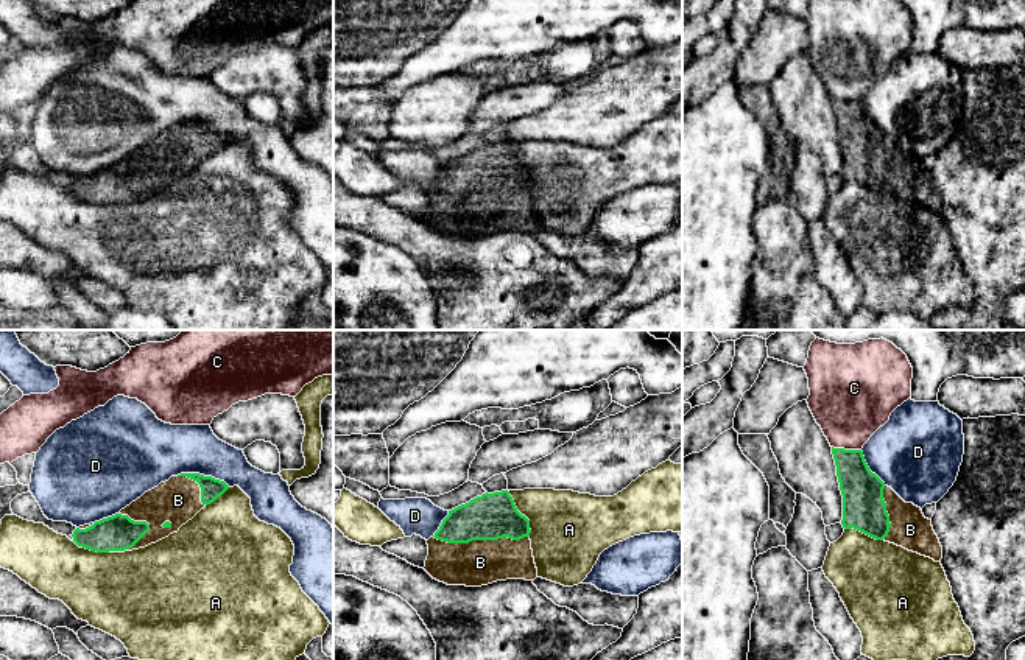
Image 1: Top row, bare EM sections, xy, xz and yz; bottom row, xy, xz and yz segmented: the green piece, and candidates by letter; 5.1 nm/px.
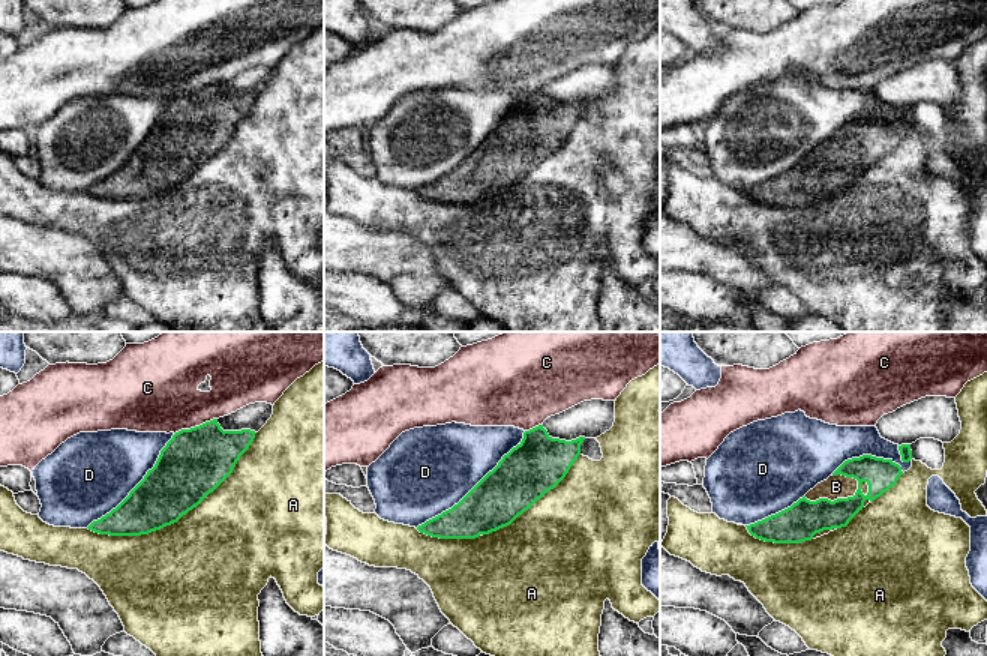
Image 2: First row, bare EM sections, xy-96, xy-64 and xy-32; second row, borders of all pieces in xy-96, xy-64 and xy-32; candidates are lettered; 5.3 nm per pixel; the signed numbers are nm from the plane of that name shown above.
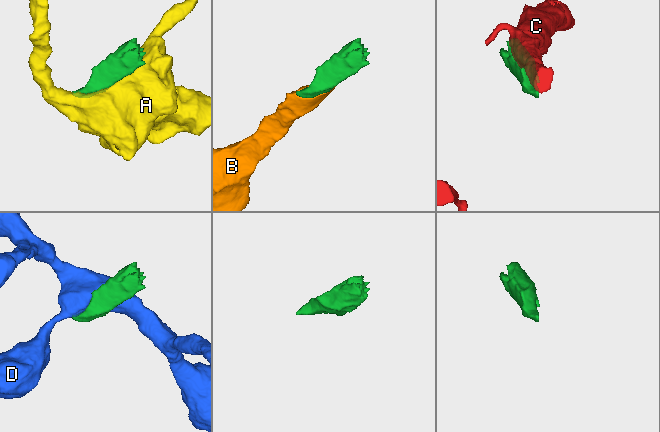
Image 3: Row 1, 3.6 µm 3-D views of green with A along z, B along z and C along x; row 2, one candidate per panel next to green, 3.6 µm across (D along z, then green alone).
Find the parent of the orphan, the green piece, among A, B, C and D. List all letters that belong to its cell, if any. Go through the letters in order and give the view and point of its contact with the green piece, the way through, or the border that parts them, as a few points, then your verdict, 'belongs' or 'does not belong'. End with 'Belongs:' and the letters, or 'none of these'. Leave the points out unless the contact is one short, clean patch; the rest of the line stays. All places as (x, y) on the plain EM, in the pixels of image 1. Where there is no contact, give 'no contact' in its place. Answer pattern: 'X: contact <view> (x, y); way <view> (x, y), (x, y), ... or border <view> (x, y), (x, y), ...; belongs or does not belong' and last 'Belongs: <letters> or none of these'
A: contact xz (521, 165); does not belong
B: contact xz (482, 190); belongs
C: contact yz (846, 101); does not belong
D: contact xy (203, 126); does not belong
Belongs: B

